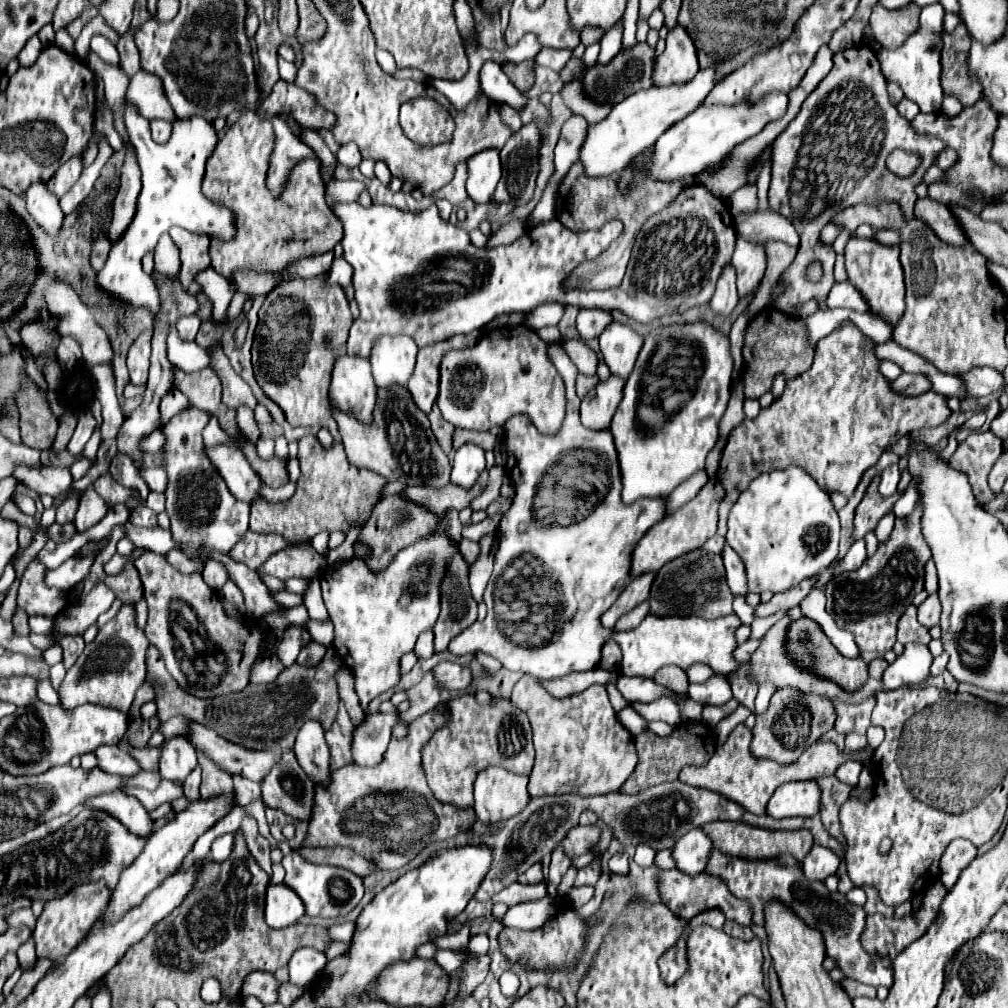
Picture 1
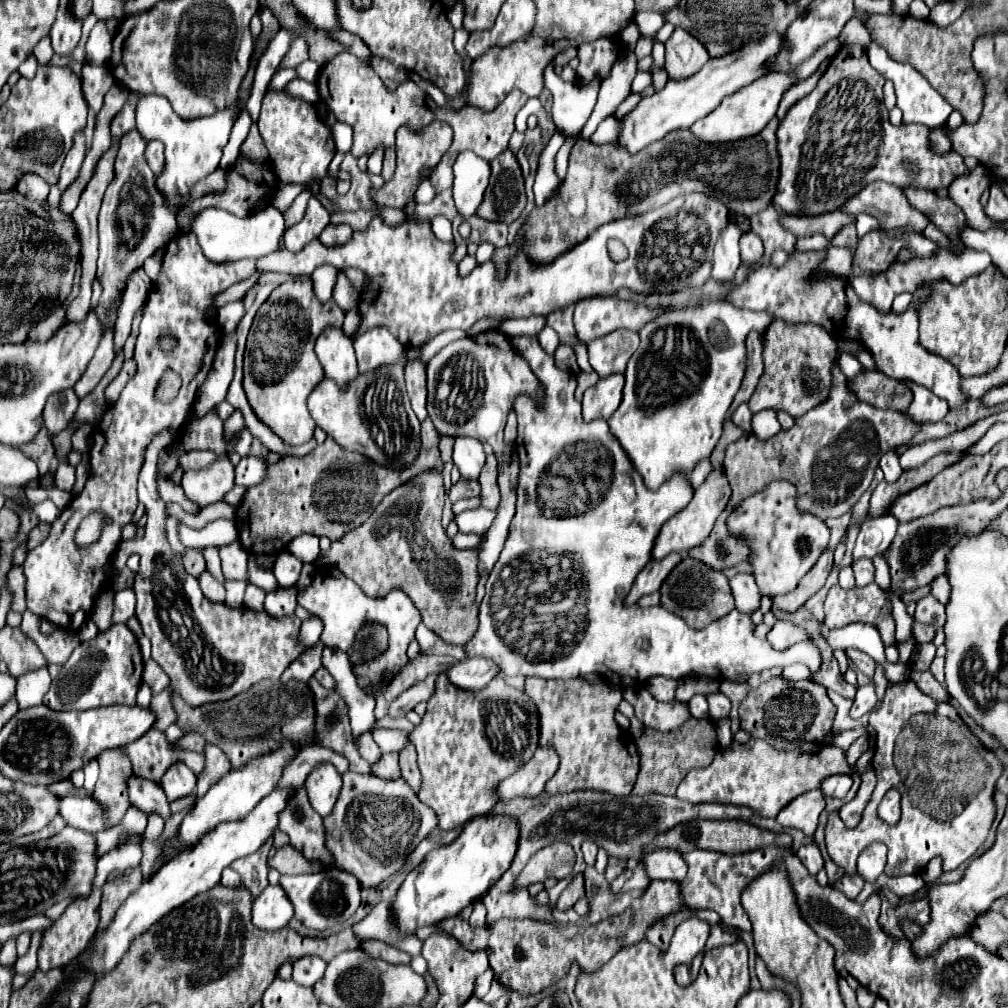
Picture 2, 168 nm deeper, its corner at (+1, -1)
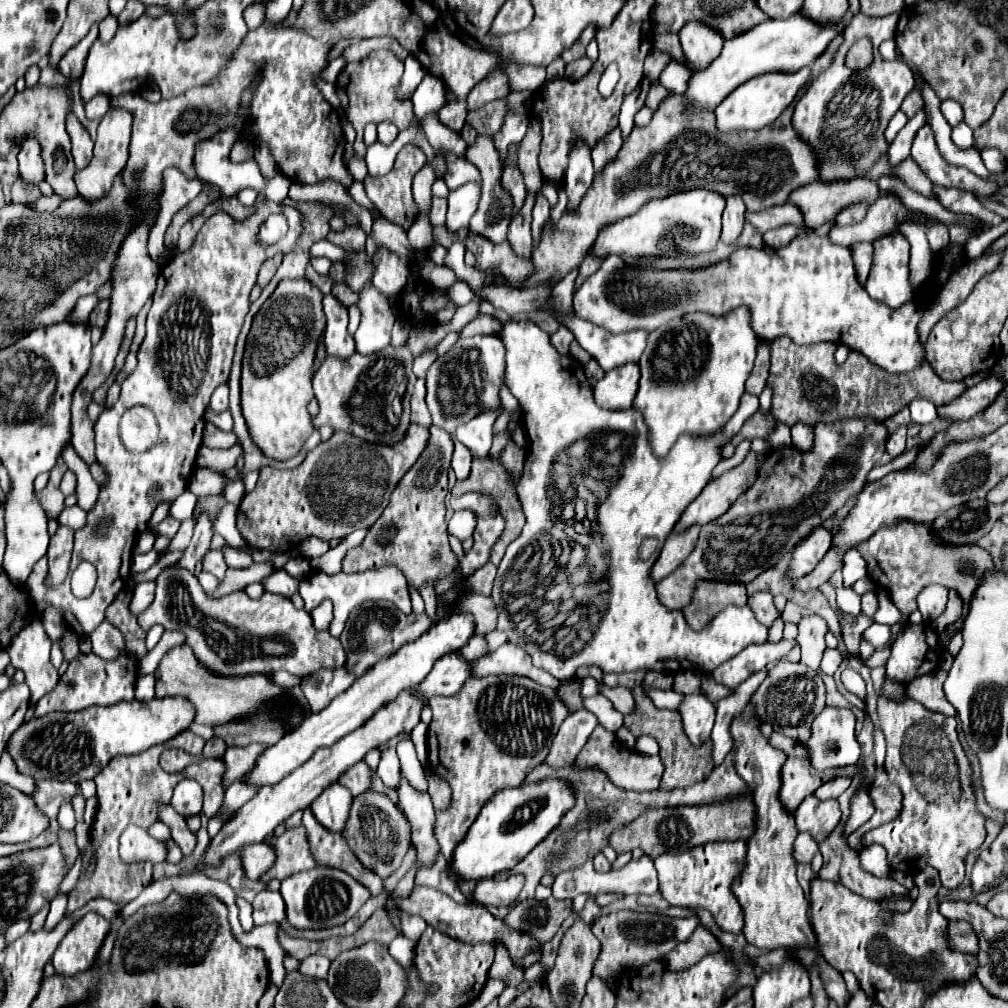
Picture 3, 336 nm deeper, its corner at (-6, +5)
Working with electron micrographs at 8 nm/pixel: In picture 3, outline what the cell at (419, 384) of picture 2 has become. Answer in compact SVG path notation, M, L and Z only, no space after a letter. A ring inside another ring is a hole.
M417 379L411 399L411 421L417 425L431 425L431 415L425 405L425 379Z

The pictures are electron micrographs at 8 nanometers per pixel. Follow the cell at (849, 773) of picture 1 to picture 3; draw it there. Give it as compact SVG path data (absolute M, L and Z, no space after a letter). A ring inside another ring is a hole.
M835 777L835 779L827 781L827 783L823 783L815 791L815 797L819 797L821 801L825 801L825 799L837 799L849 785L851 785L851 777Z

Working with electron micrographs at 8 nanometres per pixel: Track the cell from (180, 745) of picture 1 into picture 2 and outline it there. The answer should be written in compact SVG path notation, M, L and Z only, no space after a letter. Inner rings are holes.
M176 763L176 767L170 767L164 773L162 789L170 803L176 799L188 797L196 791L196 775L192 775L192 771L188 771L188 767L184 767L184 763Z

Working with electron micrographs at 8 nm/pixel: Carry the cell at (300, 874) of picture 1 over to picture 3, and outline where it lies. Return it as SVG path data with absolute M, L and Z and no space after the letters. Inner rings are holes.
M317 865L315 869L301 871L283 879L281 895L285 899L287 919L291 925L295 925L297 929L321 929L343 925L361 909L371 893L345 871Z

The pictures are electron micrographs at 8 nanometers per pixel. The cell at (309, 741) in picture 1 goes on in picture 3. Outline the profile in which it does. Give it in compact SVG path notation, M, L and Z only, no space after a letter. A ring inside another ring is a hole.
M339 783L329 785L313 803L311 811L317 817L321 825L325 825L331 831L341 833L349 815L349 805L351 805L351 791Z

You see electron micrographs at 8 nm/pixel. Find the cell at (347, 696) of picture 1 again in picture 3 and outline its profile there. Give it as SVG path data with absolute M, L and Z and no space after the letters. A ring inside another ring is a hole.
M383 749L381 751L377 775L383 779L385 785L389 785L391 789L397 789L397 785L399 785L399 759L397 759L395 749Z

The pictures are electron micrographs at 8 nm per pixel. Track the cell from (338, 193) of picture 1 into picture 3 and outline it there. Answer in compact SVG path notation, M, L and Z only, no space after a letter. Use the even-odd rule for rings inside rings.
M263 199L263 201L257 201L257 203L255 203L255 213L253 213L253 215L249 215L247 219L241 219L241 221L235 221L235 219L233 219L231 215L227 215L227 213L219 211L219 213L211 215L211 217L209 217L209 219L205 221L205 225L203 225L203 227L201 227L201 231L197 233L197 237L195 237L195 241L193 241L191 249L189 249L187 253L181 253L179 257L173 257L173 259L171 259L171 261L169 261L169 263L167 263L167 265L165 265L165 267L161 269L161 273L159 273L159 283L157 283L157 291L153 293L153 305L151 305L151 311L149 311L149 315L147 315L147 335L145 335L145 339L143 339L143 343L141 343L141 349L139 349L139 355L137 355L137 357L139 357L139 365L137 365L137 369L135 369L135 371L133 371L133 373L131 373L131 375L129 375L129 377L127 377L127 379L123 381L123 385L121 385L121 397L119 397L119 401L117 401L117 403L115 403L113 407L105 409L105 411L103 411L103 413L99 415L99 419L95 421L95 443L97 443L97 461L101 463L101 467L103 467L103 471L105 471L105 475L107 475L107 483L103 483L103 485L101 485L101 489L99 489L99 497L97 497L97 503L95 503L95 505L93 505L93 509L91 509L91 511L87 513L87 523L85 523L85 527L81 527L81 529L77 529L77 531L75 531L75 547L73 547L73 557L71 557L71 571L75 571L75 569L77 569L77 565L79 565L81 561L89 561L89 563L93 563L93 565L95 565L95 569L97 569L97 585L95 585L93 593L91 593L91 595L89 595L87 599L77 599L77 597L73 597L73 593L71 593L71 587L69 587L69 579L67 579L67 581L65 581L63 585L59 585L59 587L47 587L47 585L45 585L45 577L47 577L47 555L45 555L45 557L41 557L41 559L39 559L39 561L35 563L35 567L33 567L31 575L29 575L29 579L27 579L27 581L25 581L25 585L23 585L23 587L25 587L25 591L27 591L27 595L29 595L29 599L31 599L33 603L47 603L47 605L51 605L51 607L57 607L57 609L61 609L61 611L63 611L63 615L65 615L65 621L67 621L67 627L69 627L69 629L71 629L73 633L77 633L77 635L89 635L89 633L91 633L91 631L93 631L93 629L95 629L95 627L97 627L97 625L99 625L99 623L101 623L101 621L105 619L105 609L107 609L107 605L109 605L109 603L113 601L113 597L115 597L115 595L119 593L119 589L121 589L121 587L125 585L125 581L127 581L127 577L129 577L129 573L131 573L131 569L129 569L129 567L131 567L131 553L129 553L129 551L131 551L131 547L133 547L133 539L135 539L135 535L139 533L139 529L141 529L141 527L143 527L143 525L145 525L145 523L147 523L147 521L151 519L151 513L153 513L153 509L155 509L155 505L153 505L153 503L151 503L151 499L149 499L149 489L151 489L151 487L153 487L155 483L159 483L159 487L161 487L161 499L175 499L175 497L179 497L179 495L183 493L183 487L185 487L185 485L189 483L187 479L191 477L191 473L193 473L193 469L195 469L195 465L193 465L193 463L195 463L195 455L197 455L197 449L199 449L199 445L201 445L201 435L203 435L203 427L205 427L205 419L203 419L203 413L205 413L205 405L209 403L209 397L211 397L211 393L213 393L213 391L215 391L215 389L217 389L217 387L219 387L221 383L227 383L227 377L229 377L229 371L231 371L231 361L233 361L233 351L235 351L235 343L237 343L237 337L239 337L239 331L241 331L241 327L243 327L243 319L245 319L245 315L247 315L247 311L249 311L249 293L251 293L251 289L253 289L253 285L255 285L255 277L257 277L257 271L259 271L259 267L261 267L261 261L269 259L269 257L273 257L273 255L277 255L277 253L288 254L293 251L293 249L296 246L297 240L299 239L299 237L301 237L301 233L303 233L303 219L301 219L301 215L303 215L303 213L301 213L299 209L295 209L295 207L283 207L283 205L273 203L273 201L269 201L269 199ZM277 211L285 213L285 217L287 217L287 221L289 221L289 233L287 233L287 237L285 237L283 241L279 241L279 243L275 243L275 245L263 245L263 243L259 243L259 241L255 239L255 233L257 233L257 229L259 229L259 225L261 225L261 221L263 221L263 219L265 219L267 215L271 215L271 213L277 213ZM161 327L171 327L171 333L191 333L191 355L189 355L189 349L185 349L185 353L183 353L183 351L177 351L177 343L173 341L173 365L171 365L169 361L165 361L165 359L163 359L163 351L161 351L161 345L163 345L163 337L161 337ZM135 405L143 405L143 407L149 407L149 409L151 409L151 411L155 413L155 417L157 417L157 423L159 423L159 441L157 441L157 443L155 443L155 445L153 445L153 447L151 447L149 451L145 451L145 453L131 453L131 451L127 451L127 447L125 447L125 445L123 445L123 443L119 441L119 421L121 421L123 413L125 413L127 409L135 407ZM105 515L113 515L113 517L115 517L115 523L113 523L113 529L109 531L107 539L103 539L103 541L101 541L101 539L95 539L95 537L93 537L93 527L95 527L97 519L99 519L99 517L105 517Z

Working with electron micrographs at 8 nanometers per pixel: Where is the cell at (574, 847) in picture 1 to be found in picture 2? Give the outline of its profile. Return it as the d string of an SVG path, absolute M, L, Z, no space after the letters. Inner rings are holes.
M554 843L552 847L540 849L528 861L528 865L516 877L516 887L528 887L548 877L564 879L572 873L572 867L574 867L572 847L568 847L568 843Z

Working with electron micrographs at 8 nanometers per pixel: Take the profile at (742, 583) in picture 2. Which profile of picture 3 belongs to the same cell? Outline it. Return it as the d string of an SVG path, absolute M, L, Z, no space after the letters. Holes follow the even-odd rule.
M757 591L757 593L749 595L747 605L749 605L751 611L755 613L755 617L757 617L763 625L767 625L767 627L771 627L773 619L779 615L779 611L777 611L775 605L773 605L773 595L767 593L767 591Z

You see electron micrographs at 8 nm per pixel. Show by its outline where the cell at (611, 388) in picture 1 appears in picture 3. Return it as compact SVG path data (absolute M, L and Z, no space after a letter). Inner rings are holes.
M627 363L613 371L607 371L605 377L593 387L595 403L601 409L629 409L637 393L637 381L637 363Z

